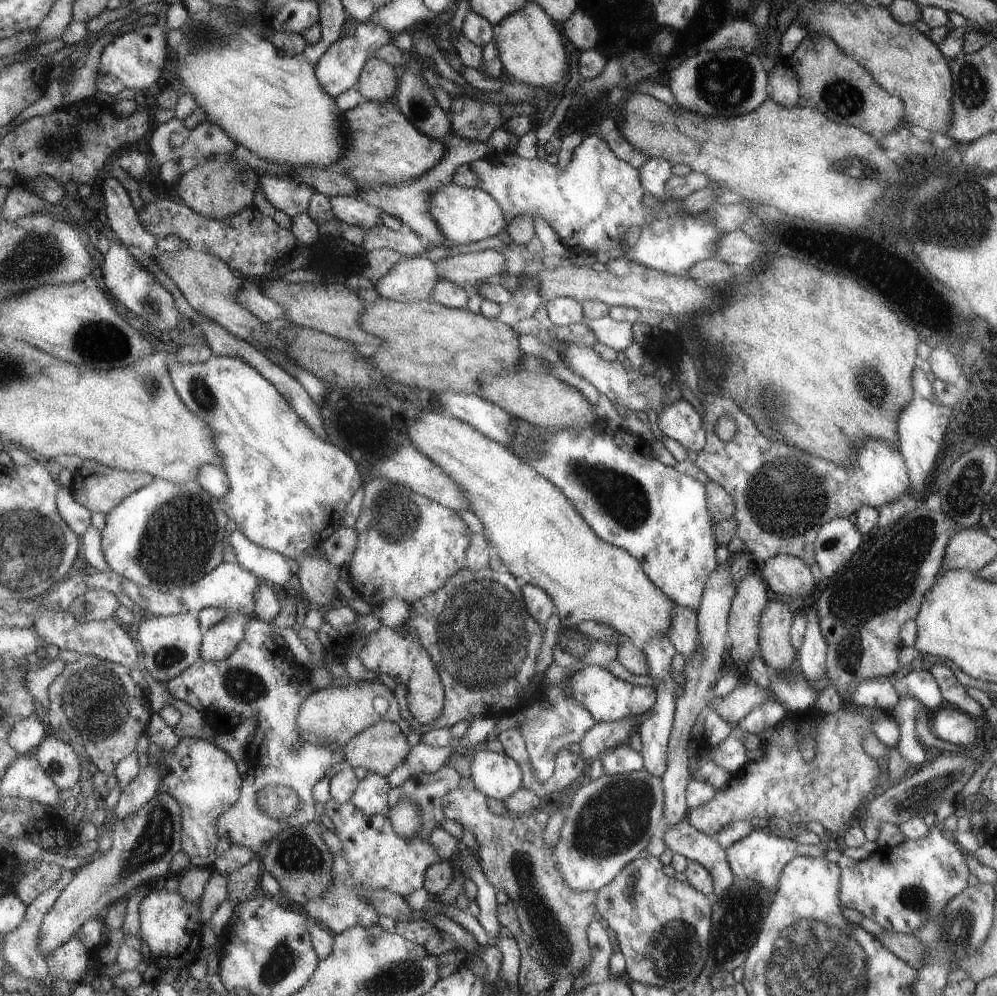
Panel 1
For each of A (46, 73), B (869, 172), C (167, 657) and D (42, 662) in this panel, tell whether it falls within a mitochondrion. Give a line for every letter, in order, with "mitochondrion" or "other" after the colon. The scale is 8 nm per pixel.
A: other
B: mitochondrion
C: mitochondrion
D: other

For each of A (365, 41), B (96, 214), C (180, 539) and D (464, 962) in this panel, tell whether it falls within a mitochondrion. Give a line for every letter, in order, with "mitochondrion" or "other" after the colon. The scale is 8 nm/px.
A: other
B: other
C: mitochondrion
D: other

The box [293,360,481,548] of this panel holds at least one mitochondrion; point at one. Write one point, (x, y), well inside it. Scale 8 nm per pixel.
(395, 517)

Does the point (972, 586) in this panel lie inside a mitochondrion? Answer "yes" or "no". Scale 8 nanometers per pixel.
no

